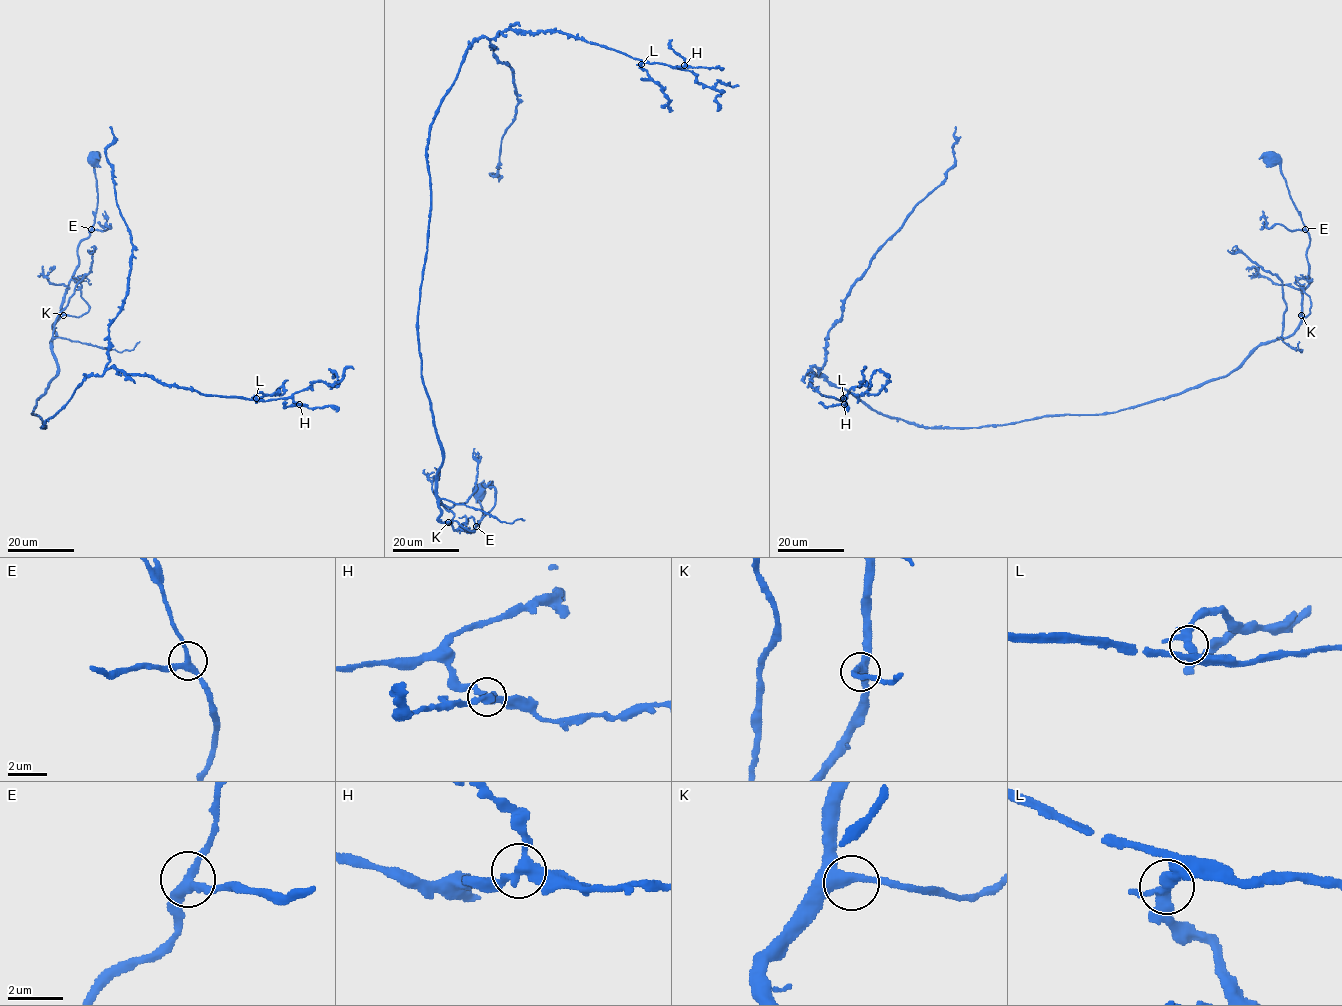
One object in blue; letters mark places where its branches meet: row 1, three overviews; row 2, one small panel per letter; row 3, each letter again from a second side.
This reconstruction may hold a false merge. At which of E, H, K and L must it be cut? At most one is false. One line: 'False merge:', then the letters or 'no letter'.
False merge: no letter

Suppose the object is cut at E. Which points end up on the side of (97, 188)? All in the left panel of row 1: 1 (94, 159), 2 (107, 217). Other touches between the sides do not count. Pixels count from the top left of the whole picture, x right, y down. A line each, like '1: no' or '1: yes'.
1: yes
2: no

